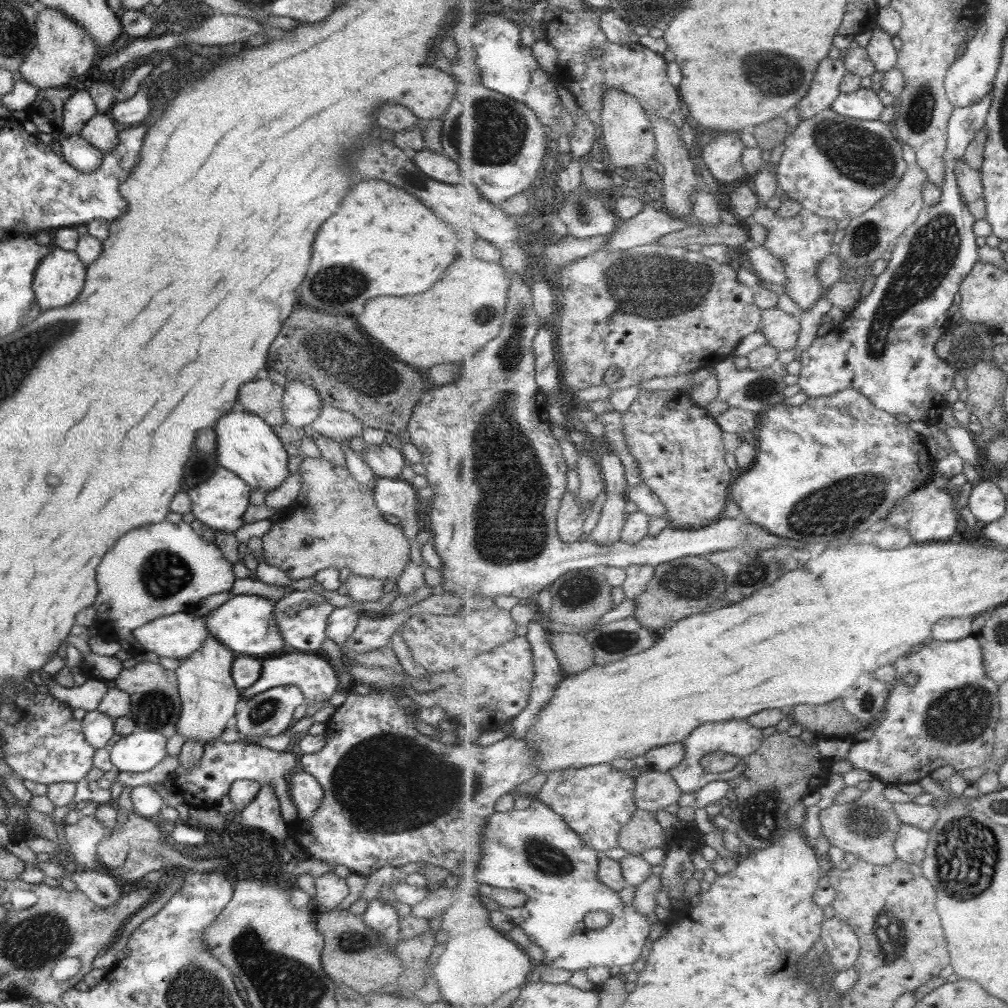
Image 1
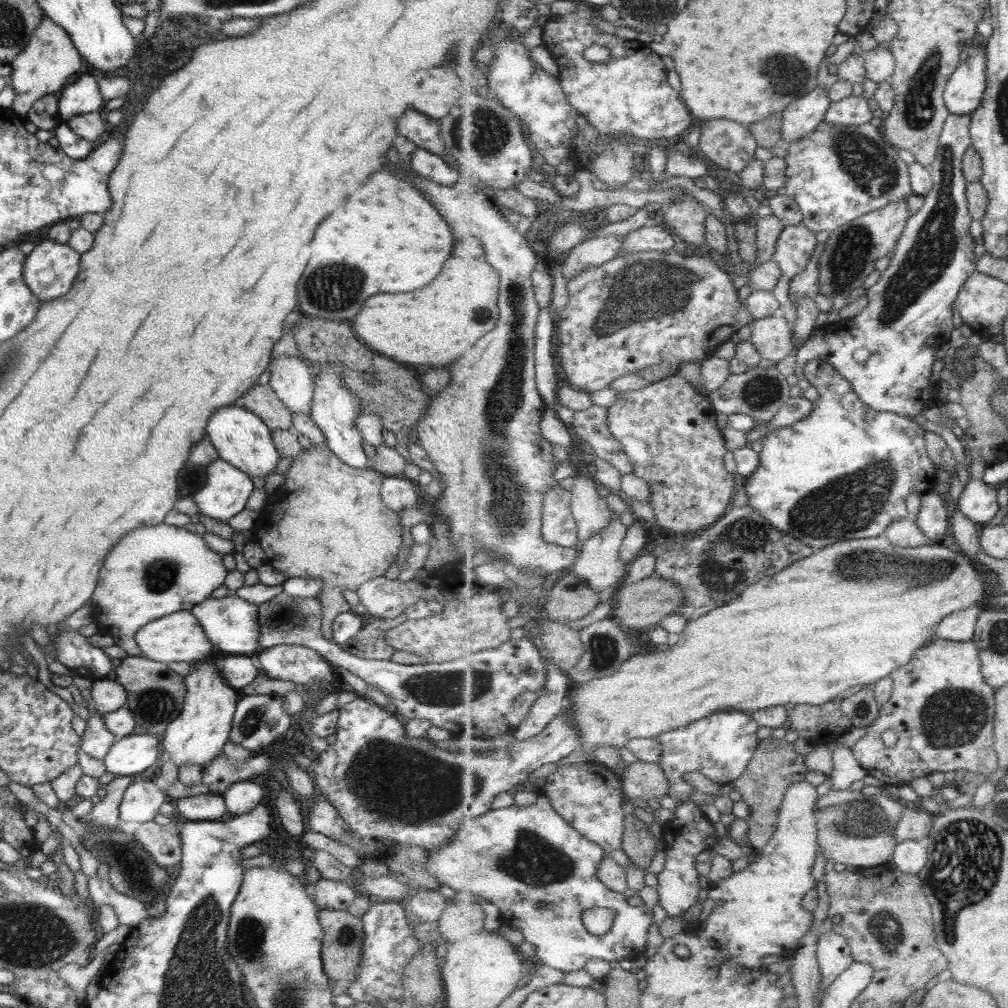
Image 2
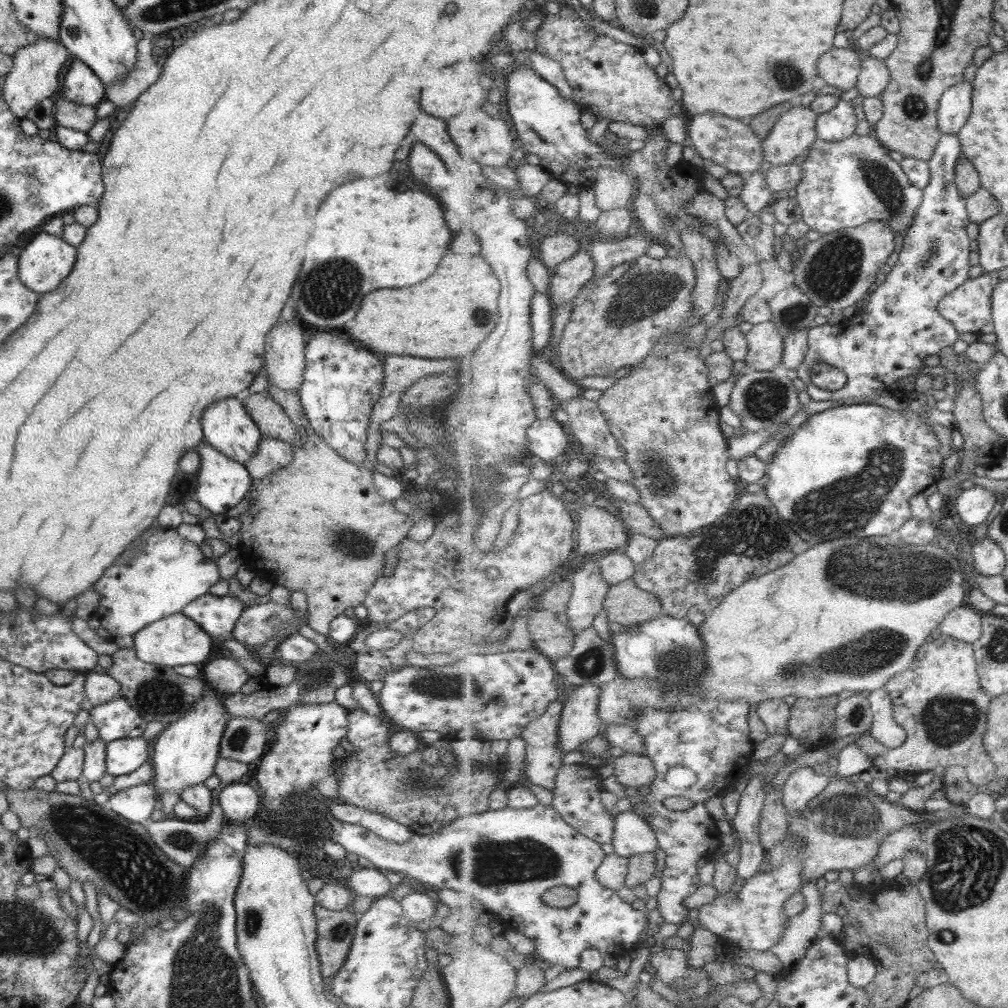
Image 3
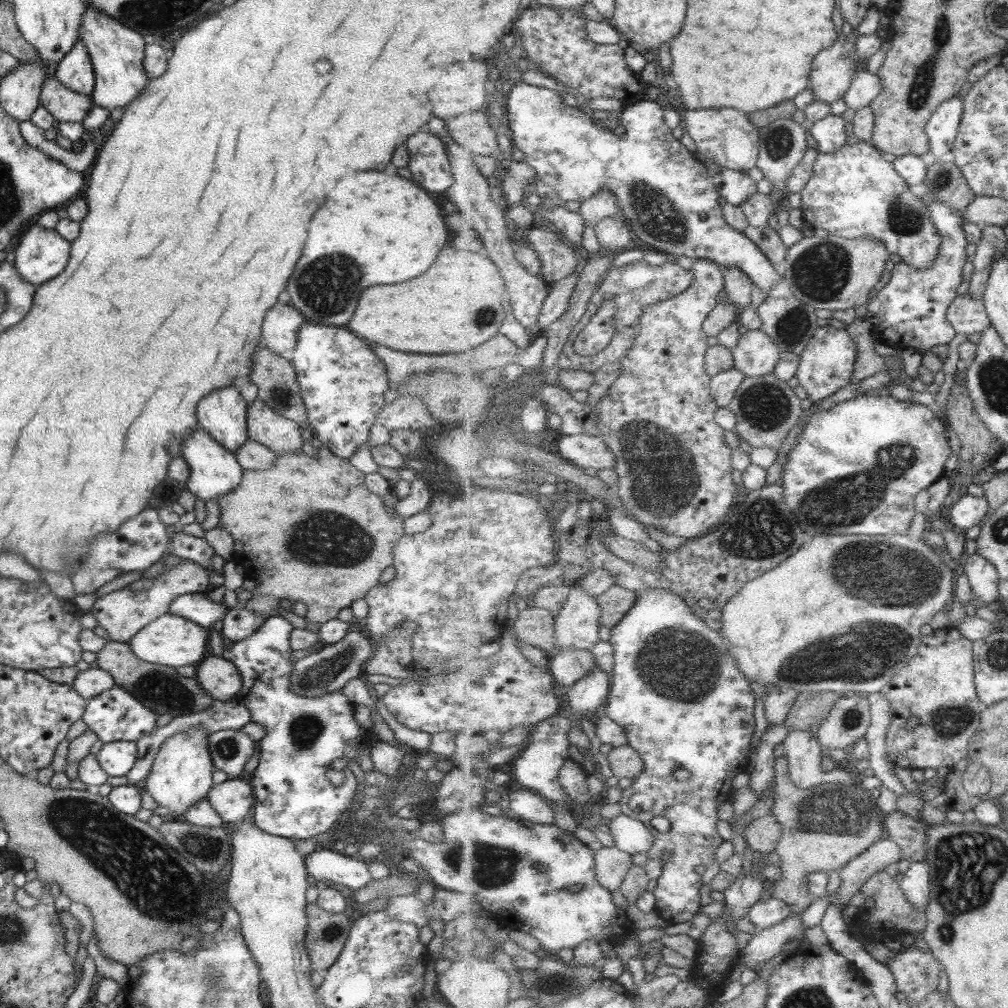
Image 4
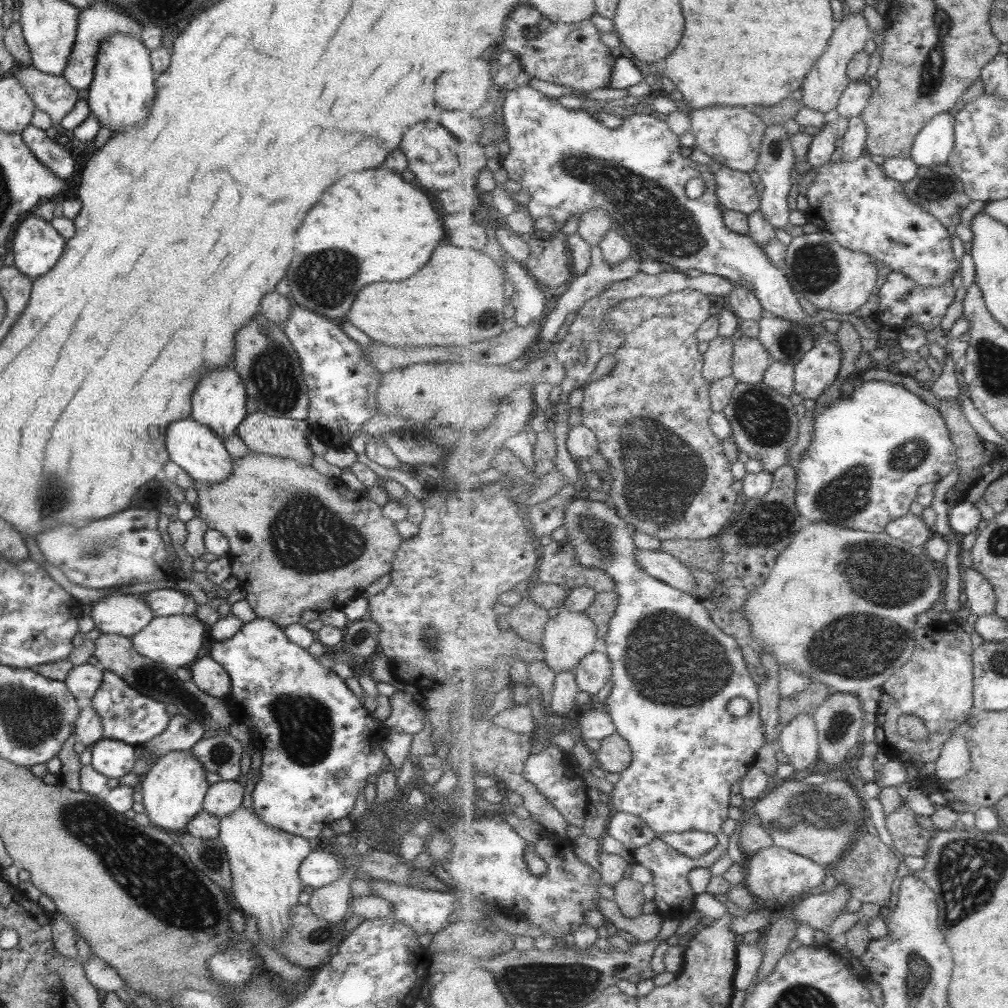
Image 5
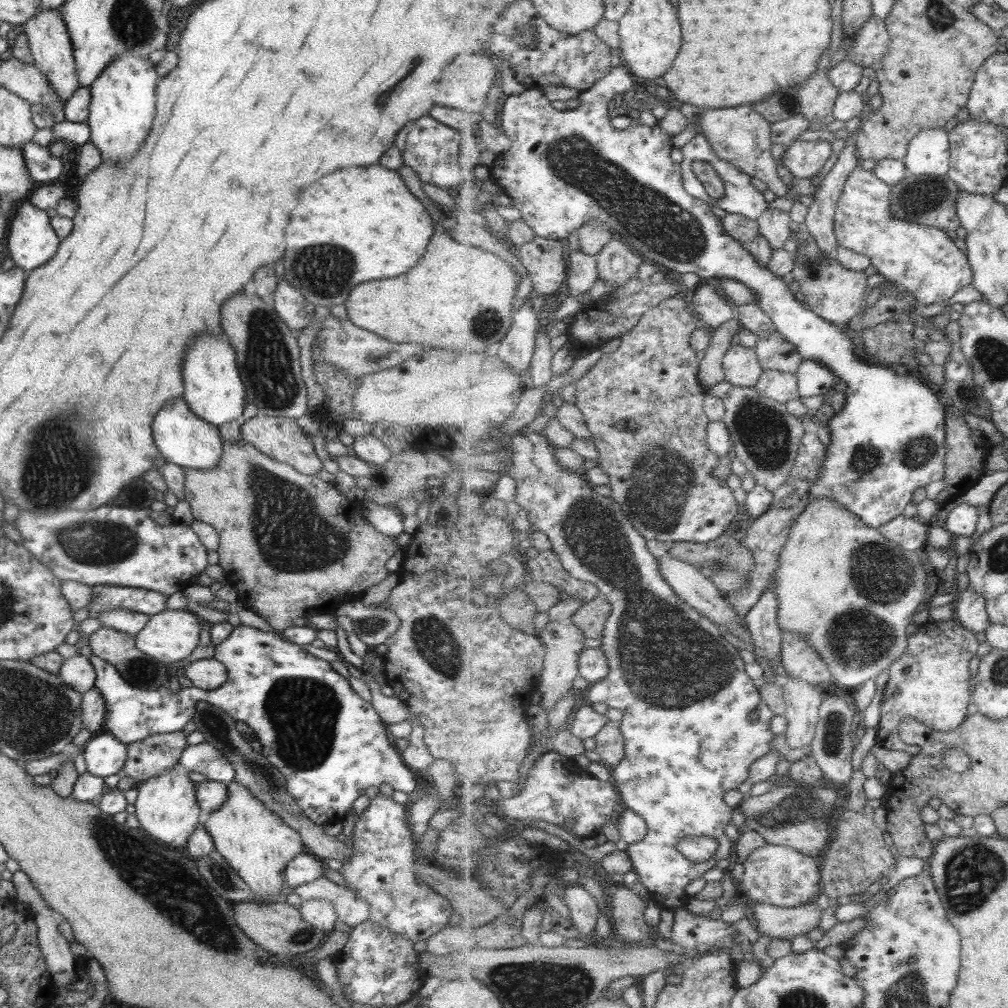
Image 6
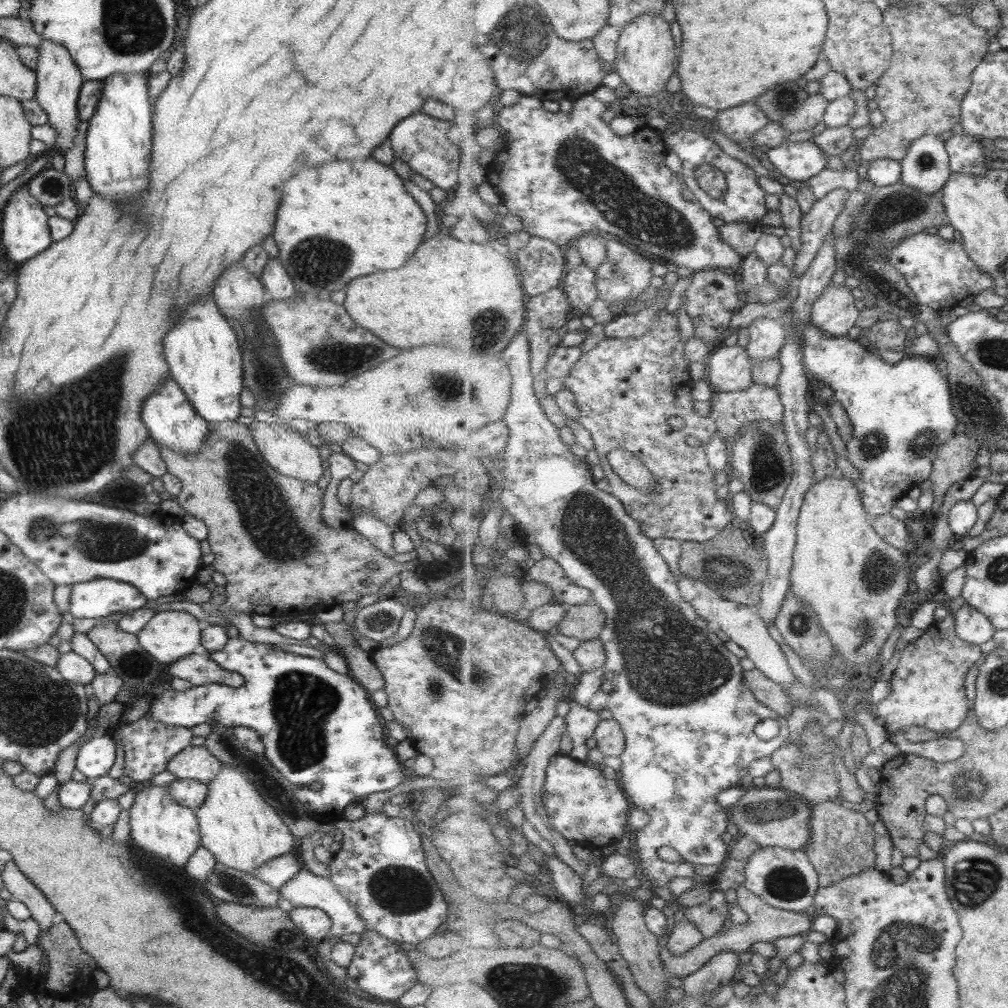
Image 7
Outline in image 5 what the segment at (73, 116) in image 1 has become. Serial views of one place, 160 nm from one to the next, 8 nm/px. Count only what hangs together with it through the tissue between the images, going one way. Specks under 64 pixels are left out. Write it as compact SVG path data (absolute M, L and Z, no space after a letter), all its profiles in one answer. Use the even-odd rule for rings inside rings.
M105 1L92 2L86 9L80 10L77 17L76 35L74 44L67 59L62 77L80 94L83 94L90 85L93 78L99 45L112 34L129 34L141 41L142 26L129 15L122 13L116 4Z

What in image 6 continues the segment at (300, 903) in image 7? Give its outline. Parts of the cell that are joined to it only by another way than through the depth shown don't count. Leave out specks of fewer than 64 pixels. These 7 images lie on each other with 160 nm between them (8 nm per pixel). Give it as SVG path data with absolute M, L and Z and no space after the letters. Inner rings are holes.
M326 877L296 886L291 892L303 901L317 898L328 900L334 908L338 926L342 928L361 924L368 915L368 905L362 898L352 890L333 884Z

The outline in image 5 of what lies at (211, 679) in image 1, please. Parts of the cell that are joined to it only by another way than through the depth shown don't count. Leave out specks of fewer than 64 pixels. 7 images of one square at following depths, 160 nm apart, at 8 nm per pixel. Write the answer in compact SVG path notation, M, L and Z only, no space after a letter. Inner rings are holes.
M170 751L155 760L155 765L149 768L140 778L143 810L148 822L167 833L182 834L186 832L187 823L202 810L202 802L208 792L208 784L205 781L205 769L201 763L189 751Z

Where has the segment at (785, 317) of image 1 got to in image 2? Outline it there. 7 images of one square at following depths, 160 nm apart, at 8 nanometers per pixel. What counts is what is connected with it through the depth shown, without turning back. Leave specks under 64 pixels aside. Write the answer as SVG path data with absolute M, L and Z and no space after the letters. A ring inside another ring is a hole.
M771 316L769 318L756 320L750 324L753 336L750 341L757 347L757 350L762 354L762 358L765 360L773 360L773 362L779 362L787 356L791 356L794 352L794 328L791 326L783 316Z

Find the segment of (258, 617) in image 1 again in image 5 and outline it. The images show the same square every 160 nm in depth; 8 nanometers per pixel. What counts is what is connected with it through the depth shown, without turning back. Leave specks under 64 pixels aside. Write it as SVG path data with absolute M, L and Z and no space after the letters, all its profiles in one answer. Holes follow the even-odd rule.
M161 588L140 594L153 617L171 615L193 615L195 601L178 590Z

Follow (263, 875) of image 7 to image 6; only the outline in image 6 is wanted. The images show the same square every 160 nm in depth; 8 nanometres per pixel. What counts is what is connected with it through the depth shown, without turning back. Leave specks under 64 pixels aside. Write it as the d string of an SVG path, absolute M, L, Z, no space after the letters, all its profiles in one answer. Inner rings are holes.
M306 851L296 854L283 868L282 896L289 894L296 886L323 877L325 869L326 865L319 857Z

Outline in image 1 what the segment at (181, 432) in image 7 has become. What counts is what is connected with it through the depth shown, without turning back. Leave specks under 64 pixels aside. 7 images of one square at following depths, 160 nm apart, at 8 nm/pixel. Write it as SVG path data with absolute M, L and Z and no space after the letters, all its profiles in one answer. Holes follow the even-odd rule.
M217 466L215 474L212 474L209 480L198 484L186 493L190 500L190 512L195 519L214 531L228 532L233 535L236 529L243 525L242 516L248 505L250 491L250 486L247 486L238 476L222 466Z

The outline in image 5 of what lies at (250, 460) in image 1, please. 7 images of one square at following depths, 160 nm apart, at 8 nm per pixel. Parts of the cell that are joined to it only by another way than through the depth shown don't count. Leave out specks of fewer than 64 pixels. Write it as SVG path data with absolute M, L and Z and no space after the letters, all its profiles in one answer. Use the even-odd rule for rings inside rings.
M233 366L219 367L200 376L190 399L190 418L210 428L217 438L223 440L232 435L235 427L247 416L246 393Z

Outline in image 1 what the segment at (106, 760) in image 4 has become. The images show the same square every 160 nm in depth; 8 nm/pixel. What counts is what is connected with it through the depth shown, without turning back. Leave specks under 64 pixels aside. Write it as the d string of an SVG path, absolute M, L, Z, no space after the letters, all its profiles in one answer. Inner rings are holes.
M145 730L121 737L107 750L115 771L139 773L154 768L167 755L165 746L165 737Z

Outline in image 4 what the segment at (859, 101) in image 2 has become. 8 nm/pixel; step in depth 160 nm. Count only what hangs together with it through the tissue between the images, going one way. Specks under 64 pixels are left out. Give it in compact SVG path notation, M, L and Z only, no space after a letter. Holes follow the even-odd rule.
M829 115L809 125L810 134L818 144L820 152L835 152L845 146L851 125L843 118Z

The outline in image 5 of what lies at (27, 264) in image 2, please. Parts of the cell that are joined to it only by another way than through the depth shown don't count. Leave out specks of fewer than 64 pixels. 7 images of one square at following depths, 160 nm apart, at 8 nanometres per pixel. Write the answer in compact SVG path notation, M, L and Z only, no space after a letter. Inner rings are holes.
M27 215L19 220L13 234L14 268L31 281L45 275L61 256L65 241L50 221Z

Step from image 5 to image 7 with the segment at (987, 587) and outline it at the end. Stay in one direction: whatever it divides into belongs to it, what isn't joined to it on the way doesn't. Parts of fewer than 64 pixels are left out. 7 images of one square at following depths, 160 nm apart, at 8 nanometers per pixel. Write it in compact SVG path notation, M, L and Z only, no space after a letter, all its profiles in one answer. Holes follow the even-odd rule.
M966 602L955 614L957 634L971 644L981 646L994 640L996 627L984 612Z

